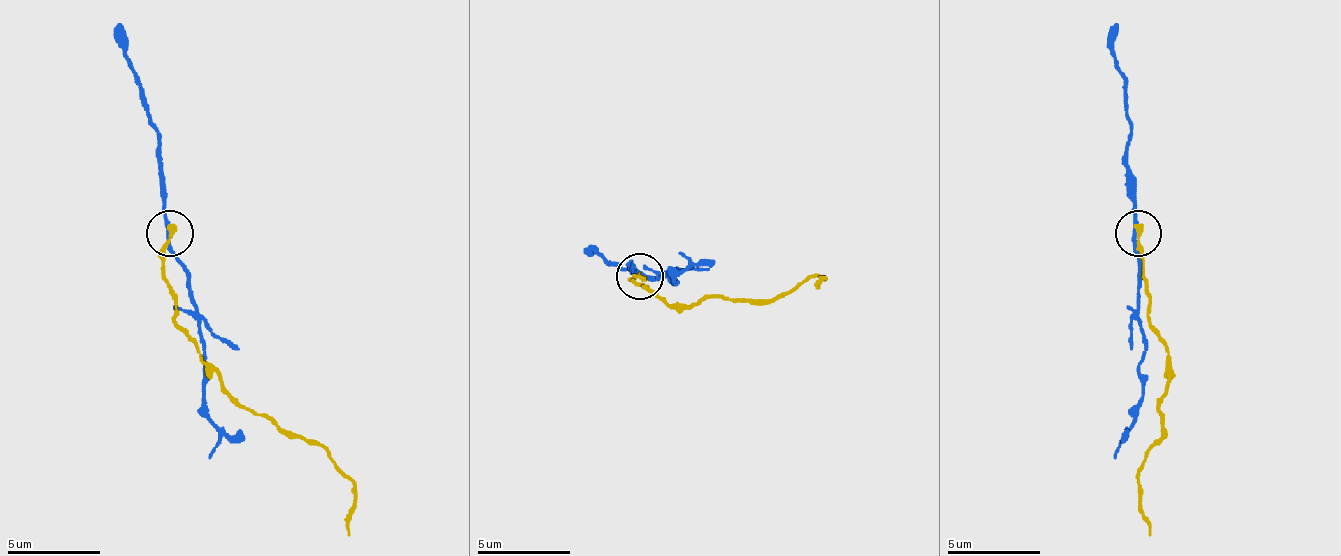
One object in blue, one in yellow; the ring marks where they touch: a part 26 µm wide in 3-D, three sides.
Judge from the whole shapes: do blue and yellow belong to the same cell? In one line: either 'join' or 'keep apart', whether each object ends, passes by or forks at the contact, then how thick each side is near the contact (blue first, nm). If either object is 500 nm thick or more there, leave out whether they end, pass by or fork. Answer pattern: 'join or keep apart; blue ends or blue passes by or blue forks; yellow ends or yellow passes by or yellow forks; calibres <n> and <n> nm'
keep apart; blue passes by; yellow ends; calibres 190 and 300 nm

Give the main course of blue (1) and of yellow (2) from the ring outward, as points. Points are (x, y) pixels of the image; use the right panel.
1: (1135, 232), (1144, 334), (1144, 399), (1116, 460)
2: (1139, 232), (1148, 325), (1167, 344), (1167, 395), (1158, 404), (1162, 437), (1144, 455), (1139, 483), (1148, 534)

